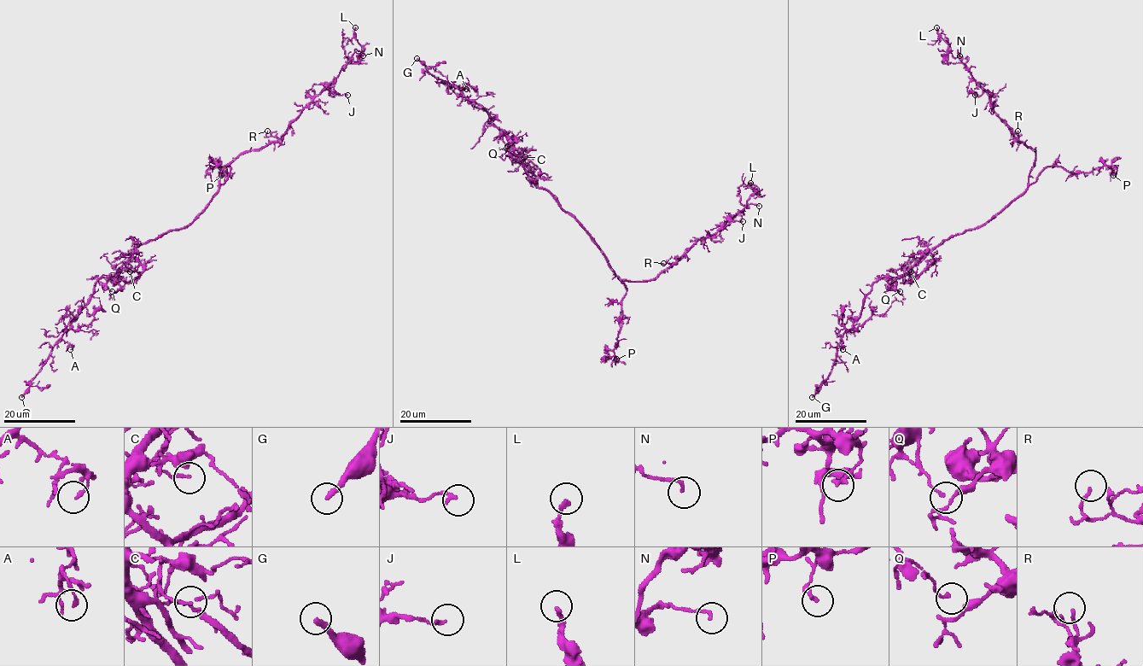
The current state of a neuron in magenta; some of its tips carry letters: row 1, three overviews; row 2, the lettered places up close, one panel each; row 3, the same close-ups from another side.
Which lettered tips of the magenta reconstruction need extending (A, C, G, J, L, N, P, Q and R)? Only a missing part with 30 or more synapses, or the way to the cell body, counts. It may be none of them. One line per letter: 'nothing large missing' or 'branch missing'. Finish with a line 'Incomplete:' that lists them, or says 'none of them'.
A: nothing large missing
C: nothing large missing
G: branch missing
J: nothing large missing
L: nothing large missing
N: nothing large missing
P: nothing large missing
Q: nothing large missing
R: nothing large missing
Incomplete: G

